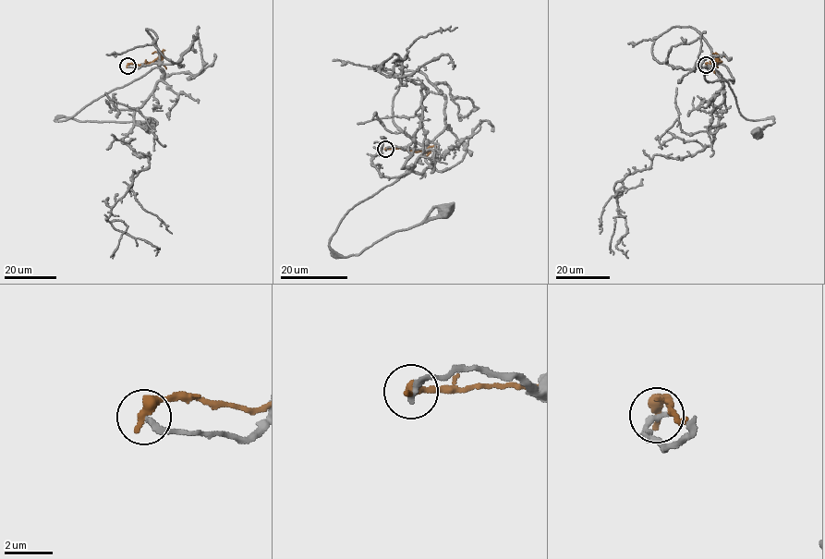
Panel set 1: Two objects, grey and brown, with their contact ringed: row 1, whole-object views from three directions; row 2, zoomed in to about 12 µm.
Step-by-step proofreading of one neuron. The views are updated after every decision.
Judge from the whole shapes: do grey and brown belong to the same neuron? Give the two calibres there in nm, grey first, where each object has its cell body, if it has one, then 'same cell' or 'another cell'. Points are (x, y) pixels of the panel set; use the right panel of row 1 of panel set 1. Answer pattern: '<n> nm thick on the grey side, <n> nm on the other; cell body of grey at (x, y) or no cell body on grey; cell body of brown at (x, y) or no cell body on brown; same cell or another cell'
260 nm thick on the grey side, 480 nm on the other; cell body of grey at (758, 133); no cell body on brown; another cell

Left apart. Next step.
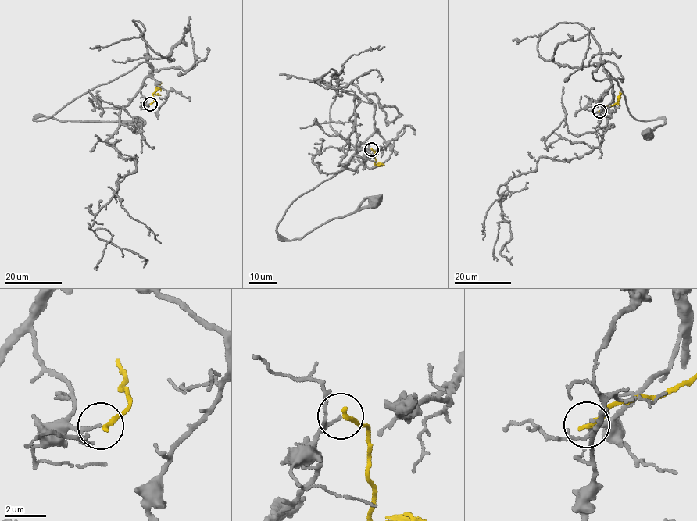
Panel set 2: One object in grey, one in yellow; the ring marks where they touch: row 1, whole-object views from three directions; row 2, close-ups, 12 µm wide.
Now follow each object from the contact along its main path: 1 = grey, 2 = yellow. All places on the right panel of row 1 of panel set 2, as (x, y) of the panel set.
1: (599, 111), (613, 97), (613, 85), (605, 68), (620, 88), (628, 112), (638, 120), (664, 119), (649, 135)
2: (599, 111), (616, 103), (621, 93)

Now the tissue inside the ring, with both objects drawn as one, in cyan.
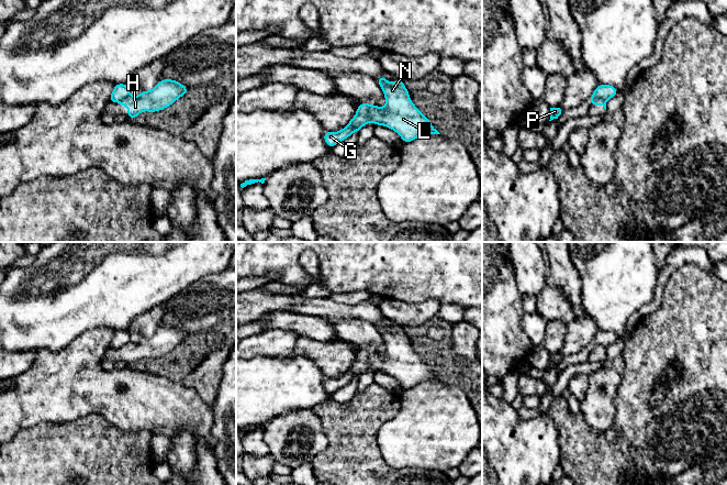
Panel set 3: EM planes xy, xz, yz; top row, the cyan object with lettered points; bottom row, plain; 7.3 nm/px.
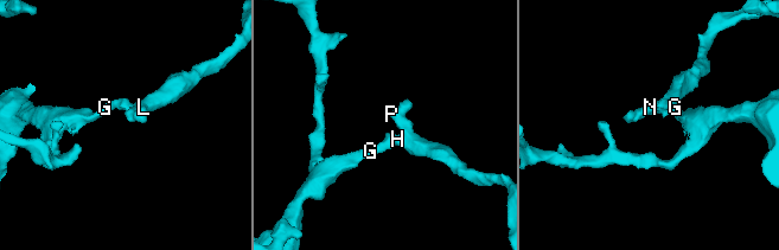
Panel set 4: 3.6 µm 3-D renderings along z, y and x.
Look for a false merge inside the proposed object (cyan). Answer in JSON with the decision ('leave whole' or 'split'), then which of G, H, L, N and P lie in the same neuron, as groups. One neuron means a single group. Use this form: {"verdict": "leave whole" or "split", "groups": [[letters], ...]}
{"verdict": "split", "groups": [["G"], ["H", "L", "N", "P"]]}

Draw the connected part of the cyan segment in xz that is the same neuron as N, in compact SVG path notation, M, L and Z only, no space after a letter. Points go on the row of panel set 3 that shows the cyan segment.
M387 77L376 79L381 87L385 106L383 108L373 106L369 115L376 125L387 126L396 132L403 143L412 142L427 134L440 134L422 111L410 99L410 91L405 88L403 80L389 82Z

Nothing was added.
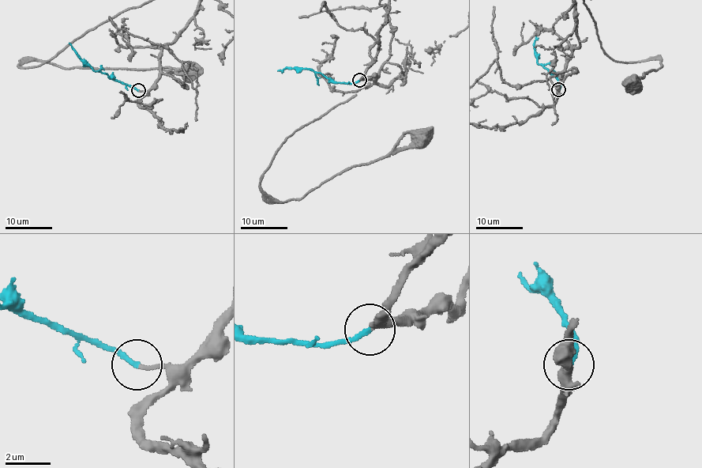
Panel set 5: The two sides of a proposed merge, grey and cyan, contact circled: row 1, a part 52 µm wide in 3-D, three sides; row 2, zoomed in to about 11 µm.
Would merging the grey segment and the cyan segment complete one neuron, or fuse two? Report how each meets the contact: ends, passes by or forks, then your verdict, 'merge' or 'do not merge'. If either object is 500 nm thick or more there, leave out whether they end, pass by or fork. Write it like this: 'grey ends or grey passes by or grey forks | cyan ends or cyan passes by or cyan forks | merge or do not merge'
grey ends | cyan ends | merge

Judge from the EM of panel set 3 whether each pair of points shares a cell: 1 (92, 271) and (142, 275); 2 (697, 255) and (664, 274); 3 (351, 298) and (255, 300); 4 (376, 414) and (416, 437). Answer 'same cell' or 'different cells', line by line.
1: same cell
2: same cell
3: different cells
4: different cells

